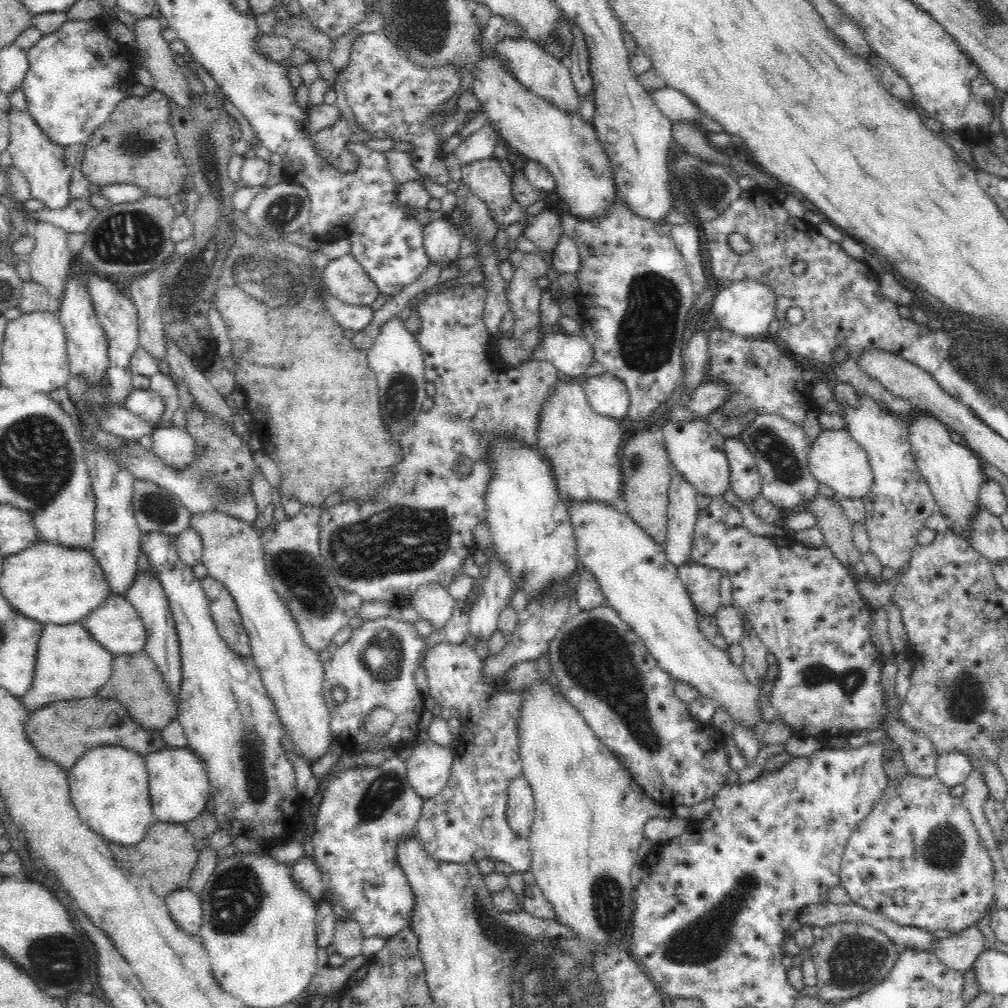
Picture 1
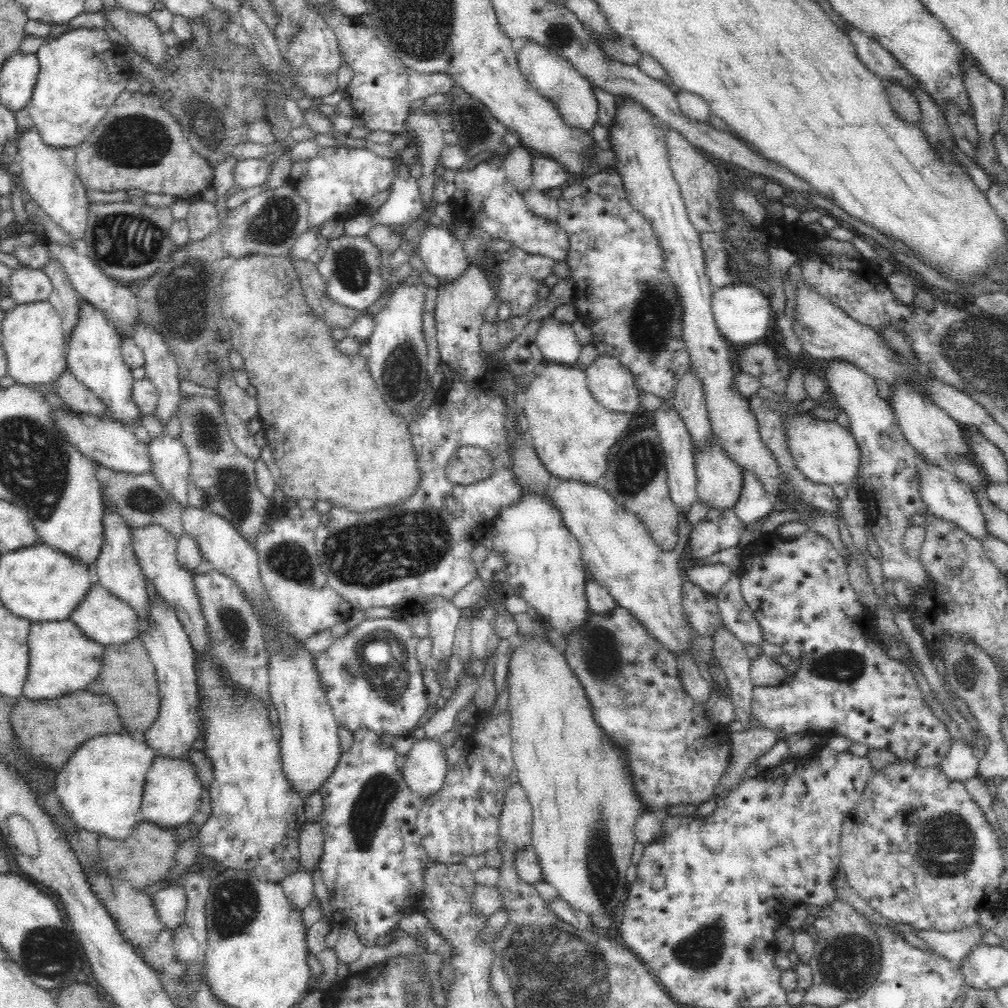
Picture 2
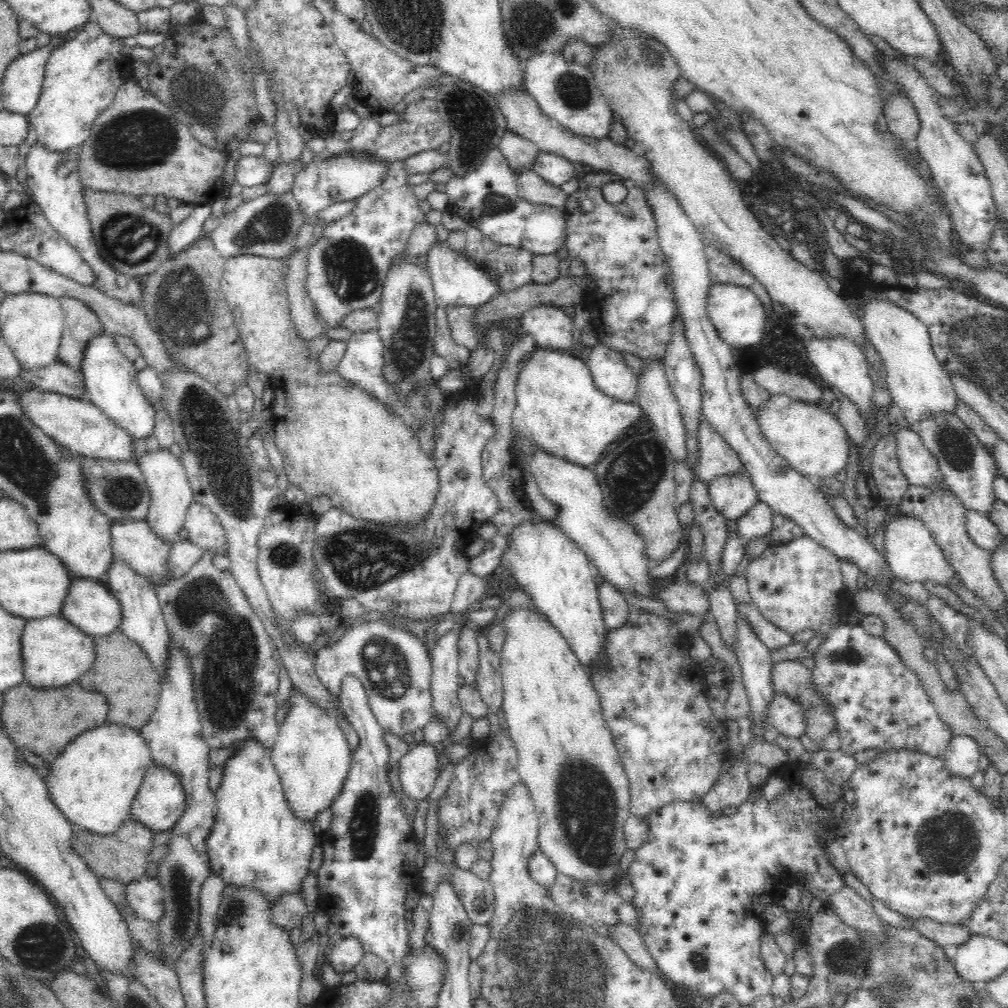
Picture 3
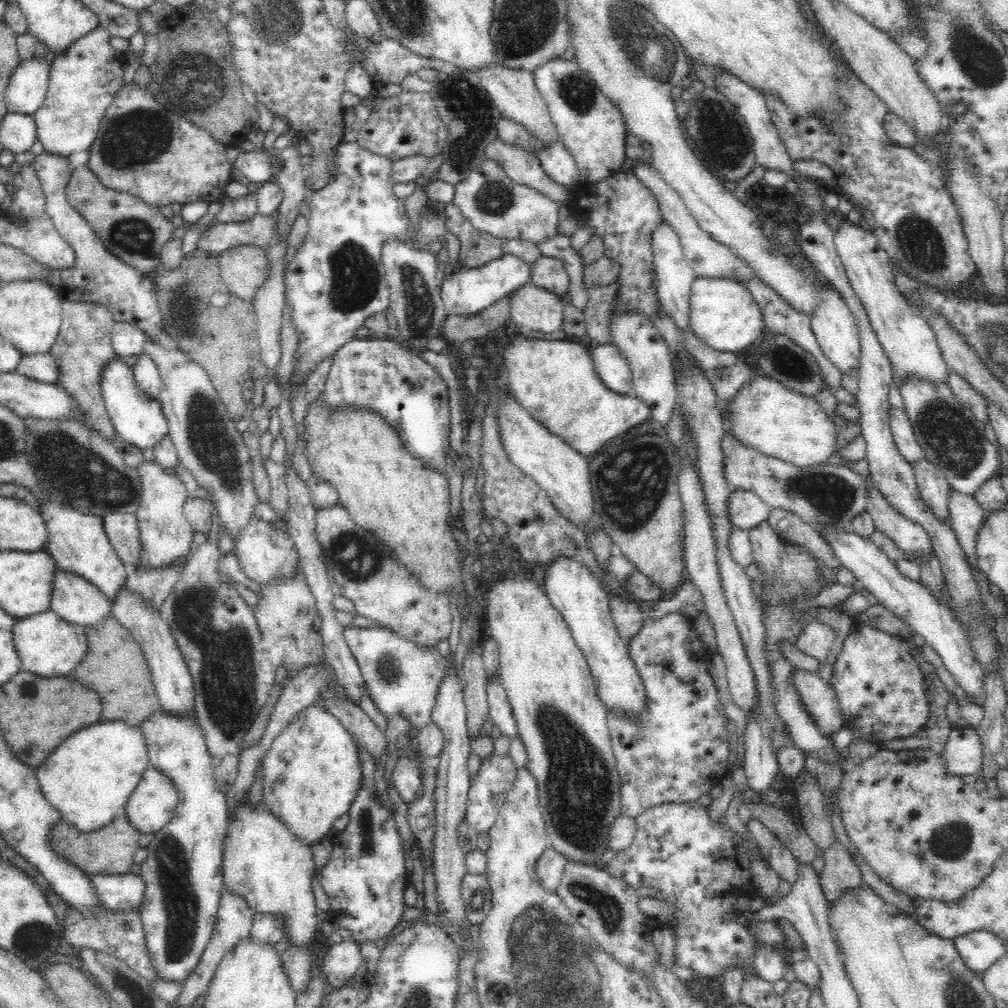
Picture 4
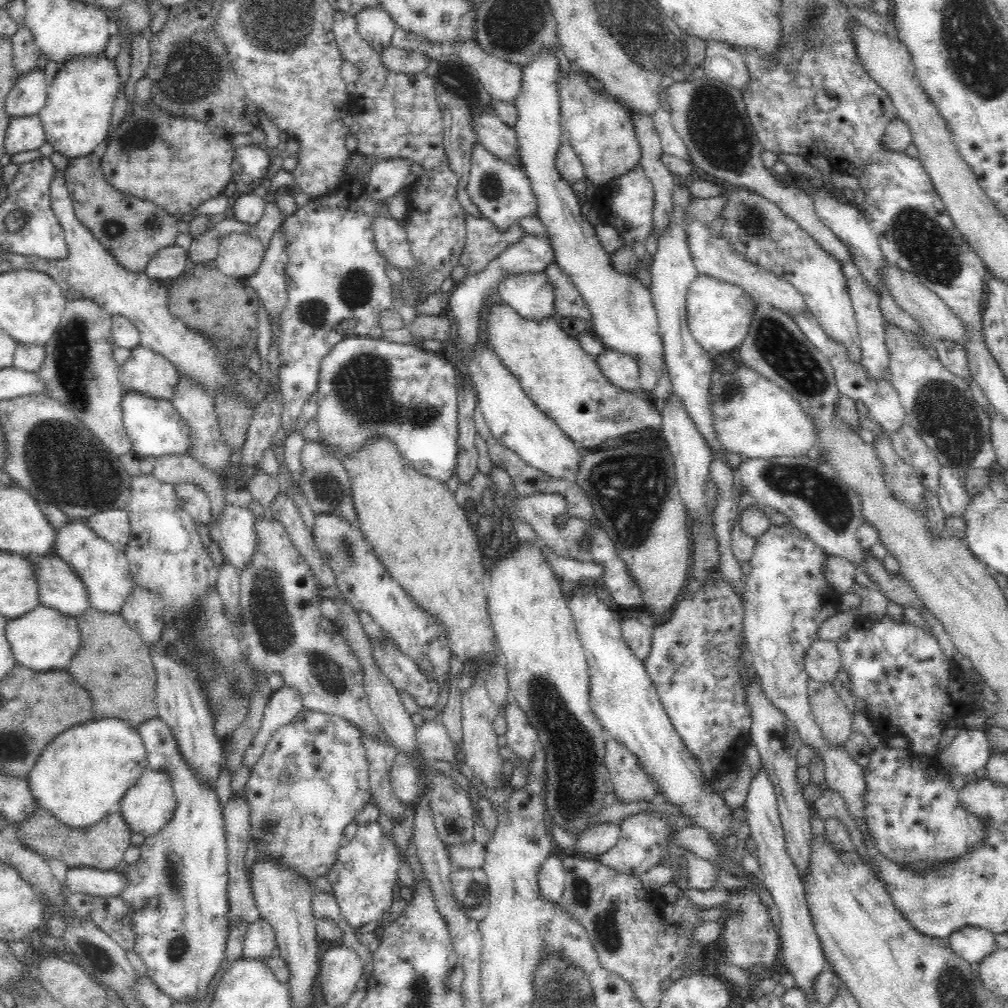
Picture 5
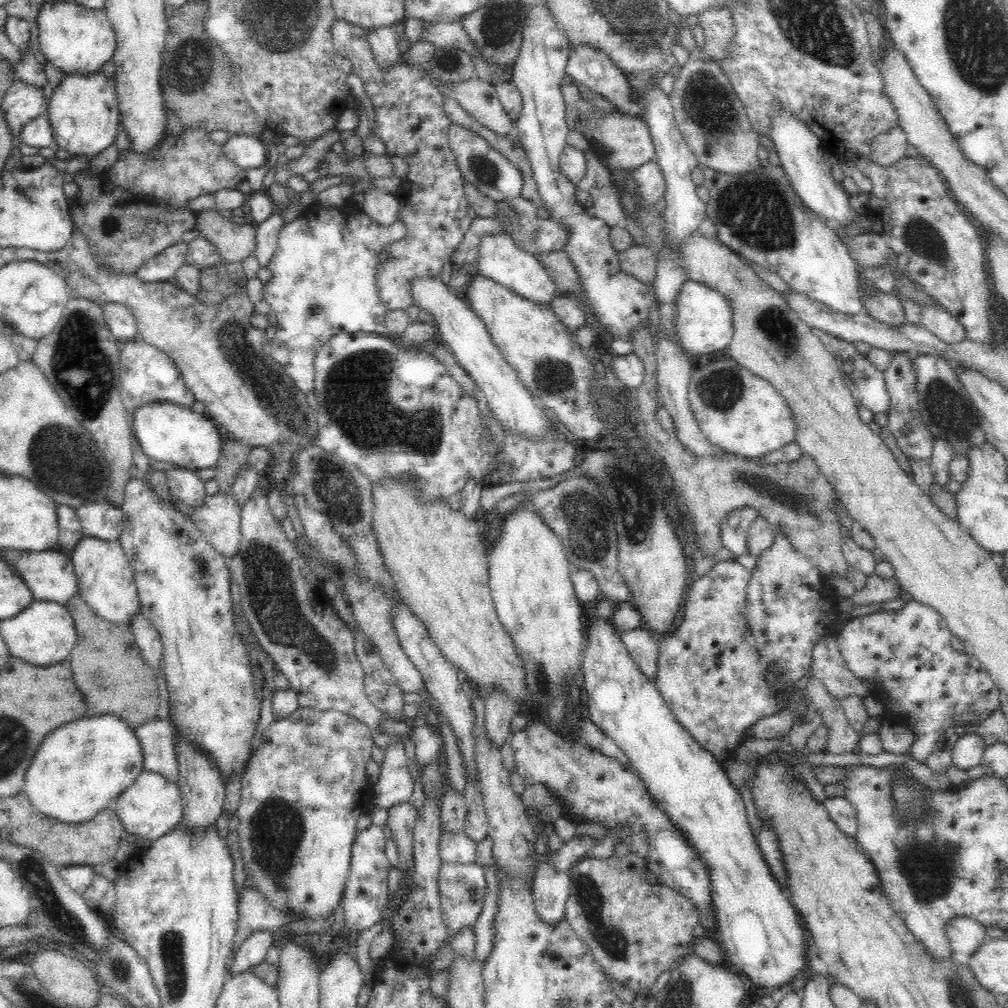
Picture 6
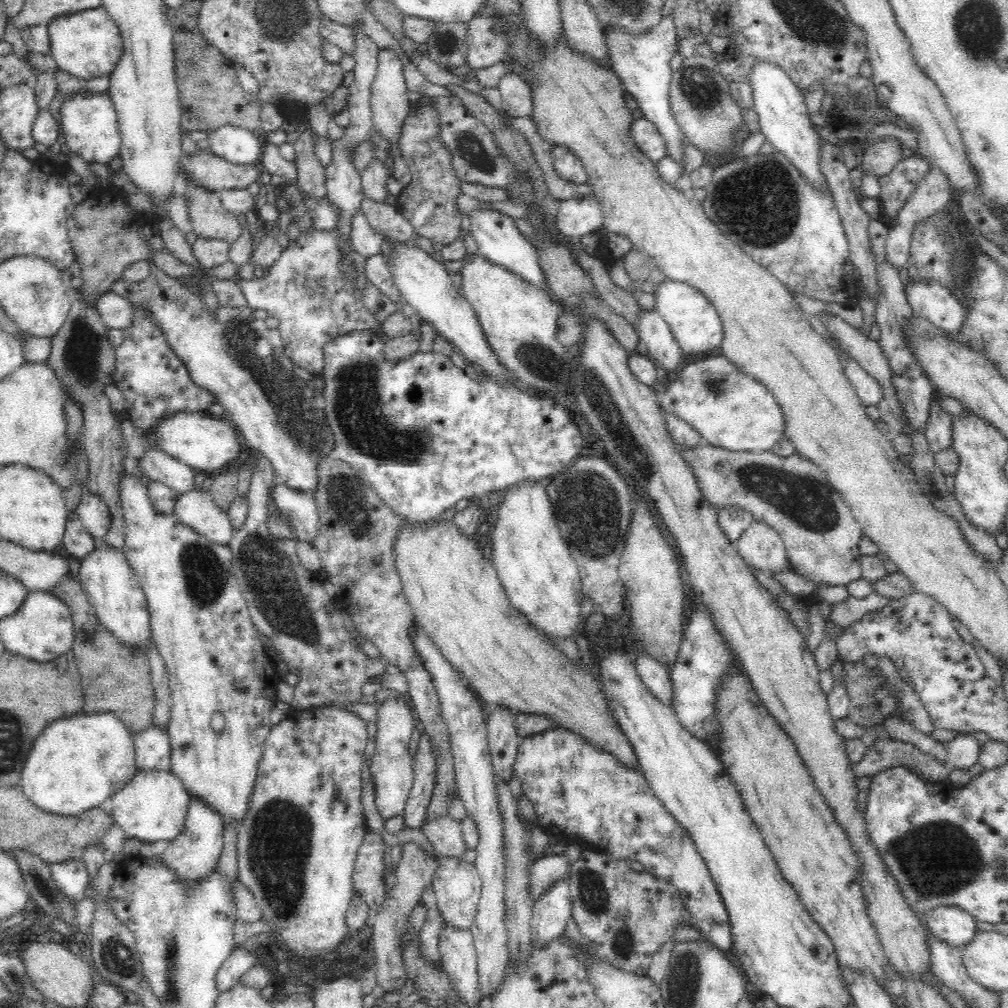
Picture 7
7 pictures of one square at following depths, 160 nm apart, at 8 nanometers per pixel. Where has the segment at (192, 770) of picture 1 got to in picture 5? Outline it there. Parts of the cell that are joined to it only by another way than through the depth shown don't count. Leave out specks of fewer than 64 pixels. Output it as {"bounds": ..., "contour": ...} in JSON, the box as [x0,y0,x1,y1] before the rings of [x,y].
{"bounds":[120,767,177,837],"contour":[[[149,767],[142,773],[139,781],[127,790],[120,801],[121,813],[129,825],[129,829],[132,833],[137,832],[144,837],[152,837],[158,834],[160,829],[172,820],[176,804],[177,800],[168,775]]]}

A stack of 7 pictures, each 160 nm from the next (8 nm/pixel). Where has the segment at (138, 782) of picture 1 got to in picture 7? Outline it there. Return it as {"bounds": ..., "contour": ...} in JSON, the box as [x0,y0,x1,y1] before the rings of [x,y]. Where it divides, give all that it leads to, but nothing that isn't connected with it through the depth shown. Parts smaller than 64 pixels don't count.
{"bounds":[19,714,139,816],"contour":[[[76,714],[76,716],[68,716],[68,718],[60,718],[52,724],[48,724],[44,728],[44,732],[40,734],[40,738],[36,738],[30,754],[28,754],[28,760],[24,763],[23,769],[21,770],[21,779],[19,784],[22,785],[24,794],[32,804],[36,807],[52,814],[60,816],[78,816],[87,810],[96,808],[111,796],[118,792],[121,788],[124,788],[132,780],[132,777],[138,772],[139,768],[136,764],[135,746],[133,743],[133,733],[128,730],[127,726],[114,714]]]}

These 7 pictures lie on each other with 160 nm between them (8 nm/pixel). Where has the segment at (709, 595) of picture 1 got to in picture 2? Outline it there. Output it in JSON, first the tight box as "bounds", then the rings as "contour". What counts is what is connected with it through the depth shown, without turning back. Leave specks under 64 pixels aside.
{"bounds":[685,563,732,596],"contour":[[[696,563],[686,572],[685,580],[698,585],[702,591],[717,596],[731,575],[732,571],[726,565],[720,563],[715,565]]]}

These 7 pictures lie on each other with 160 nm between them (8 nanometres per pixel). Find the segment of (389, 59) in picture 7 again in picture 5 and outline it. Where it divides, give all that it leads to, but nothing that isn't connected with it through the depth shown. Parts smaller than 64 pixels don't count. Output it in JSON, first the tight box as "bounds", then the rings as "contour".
{"bounds":[354,6,397,54],"contour":[[[380,6],[360,8],[360,12],[356,12],[354,18],[359,36],[371,44],[376,54],[389,47],[392,32],[397,29],[397,26],[384,9]]]}

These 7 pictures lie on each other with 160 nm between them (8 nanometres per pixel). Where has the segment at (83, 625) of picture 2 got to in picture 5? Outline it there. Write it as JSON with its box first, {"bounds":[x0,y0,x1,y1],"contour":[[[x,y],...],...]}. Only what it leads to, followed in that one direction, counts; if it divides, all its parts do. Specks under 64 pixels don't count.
{"bounds":[30,555,90,616],"contour":[[[58,555],[30,557],[35,564],[42,605],[66,616],[83,616],[90,607],[87,588],[68,563]]]}

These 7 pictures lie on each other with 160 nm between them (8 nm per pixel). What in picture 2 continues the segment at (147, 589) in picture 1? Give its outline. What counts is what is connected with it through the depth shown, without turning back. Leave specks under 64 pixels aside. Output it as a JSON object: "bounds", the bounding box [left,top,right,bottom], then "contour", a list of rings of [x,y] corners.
{"bounds":[138,594,198,756],"contour":[[[148,594],[148,618],[146,630],[138,638],[149,654],[150,661],[155,667],[160,695],[159,717],[148,730],[145,730],[143,739],[157,755],[188,756],[192,743],[198,738],[196,725],[196,706],[198,706],[198,691],[196,691],[195,658],[192,645],[186,637],[182,623],[176,613],[160,596],[151,598]]]}

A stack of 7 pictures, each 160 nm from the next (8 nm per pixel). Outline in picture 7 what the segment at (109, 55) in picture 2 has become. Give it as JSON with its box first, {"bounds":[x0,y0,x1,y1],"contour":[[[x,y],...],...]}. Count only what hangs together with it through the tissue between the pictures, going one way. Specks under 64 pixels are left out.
{"bounds":[60,90,121,164],"contour":[[[78,90],[60,104],[60,130],[70,153],[80,155],[86,162],[107,164],[119,154],[121,134],[119,133],[117,112],[108,92],[91,92]]]}

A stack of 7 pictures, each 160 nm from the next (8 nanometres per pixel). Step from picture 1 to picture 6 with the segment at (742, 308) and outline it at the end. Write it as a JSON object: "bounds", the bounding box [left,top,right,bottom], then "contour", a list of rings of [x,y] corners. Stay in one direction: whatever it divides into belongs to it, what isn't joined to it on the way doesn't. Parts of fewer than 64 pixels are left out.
{"bounds":[675,280,733,359],"contour":[[[688,280],[680,289],[675,308],[675,329],[683,348],[703,359],[726,348],[733,337],[731,302],[719,291],[703,282]]]}

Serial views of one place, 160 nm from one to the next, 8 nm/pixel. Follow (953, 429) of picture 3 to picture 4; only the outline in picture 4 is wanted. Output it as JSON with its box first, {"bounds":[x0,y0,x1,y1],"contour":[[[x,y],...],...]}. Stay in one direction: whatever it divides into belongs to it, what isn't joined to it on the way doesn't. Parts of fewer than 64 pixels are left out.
{"bounds":[900,379,1001,497],"contour":[[[908,379],[900,387],[907,418],[926,459],[944,474],[952,490],[974,497],[980,485],[998,476],[1001,462],[999,448],[989,442],[984,426],[980,426],[974,414],[961,406],[947,384],[929,384],[922,379]]]}

